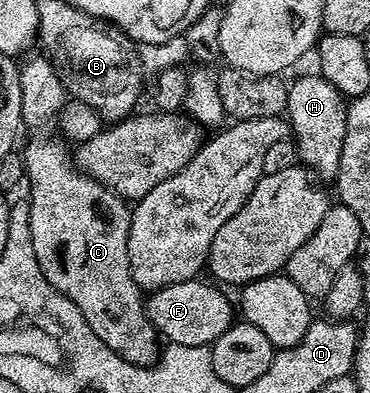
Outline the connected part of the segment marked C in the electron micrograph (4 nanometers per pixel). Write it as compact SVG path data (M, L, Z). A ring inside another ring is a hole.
M36 138L22 150L26 182L32 185L32 198L29 197L27 203L30 208L30 240L34 244L34 256L48 283L72 301L82 316L86 316L86 324L90 324L94 336L98 336L106 348L130 364L151 366L160 357L162 342L147 316L145 295L130 272L128 236L132 212L129 203L98 180L81 174L76 169L70 150L63 146L63 141L60 142Z

